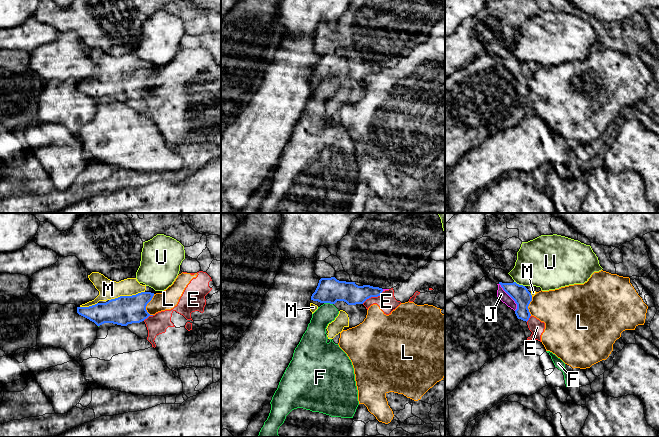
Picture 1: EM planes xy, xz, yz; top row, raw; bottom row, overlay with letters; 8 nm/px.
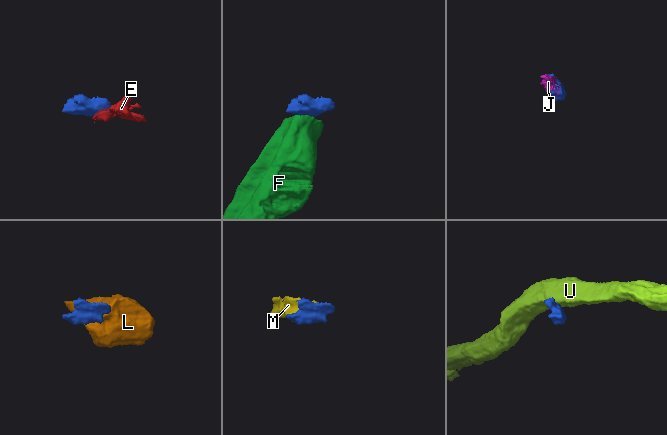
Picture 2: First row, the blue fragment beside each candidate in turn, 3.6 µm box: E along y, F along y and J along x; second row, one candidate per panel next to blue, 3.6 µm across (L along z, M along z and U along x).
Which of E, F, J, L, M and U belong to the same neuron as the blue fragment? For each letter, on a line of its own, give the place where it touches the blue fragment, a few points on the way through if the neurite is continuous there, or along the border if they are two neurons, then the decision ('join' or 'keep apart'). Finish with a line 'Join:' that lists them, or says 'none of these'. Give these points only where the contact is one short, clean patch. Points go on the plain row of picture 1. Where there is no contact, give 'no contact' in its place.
E: xz (372, 72) | along xz (383, 67), (377, 72), (367, 74), (362, 79) | keep apart
F: xz (328, 78) | along xz (324, 78), (332, 80) | keep apart
J: yz (510, 72) | join
L: xy (146, 81) | along xy (154, 70), (146, 82), (146, 87), (150, 91) | keep apart
M: xy (126, 72) | join
U: yz (518, 60) | along yz (514, 57), (524, 62) | keep apart
Join: J, M

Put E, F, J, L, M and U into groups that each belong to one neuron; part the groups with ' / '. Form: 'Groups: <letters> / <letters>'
Groups: E L / F / J M / U

